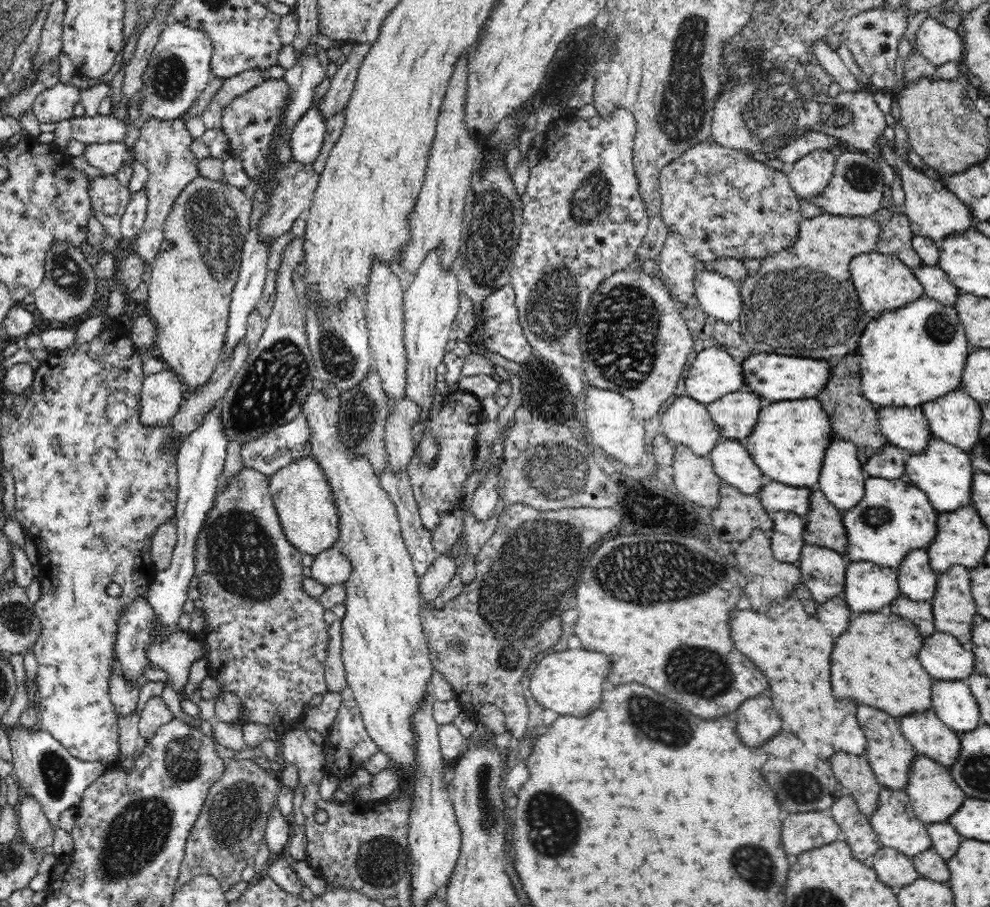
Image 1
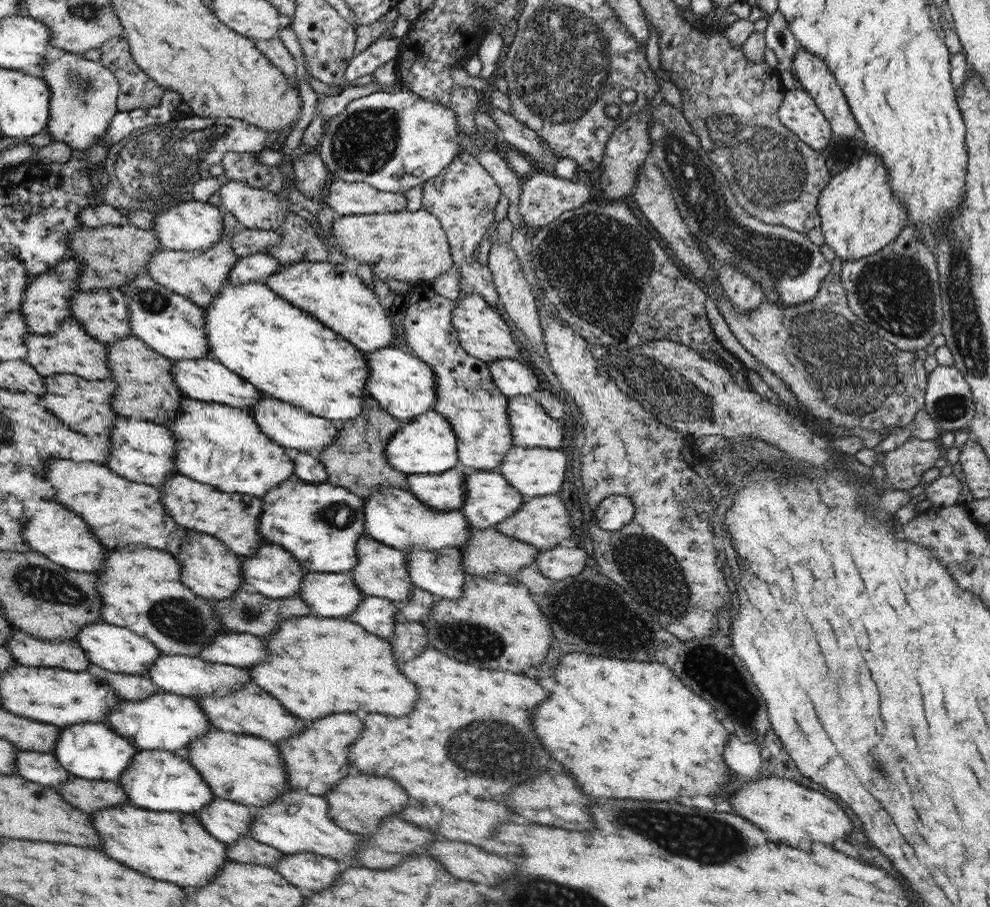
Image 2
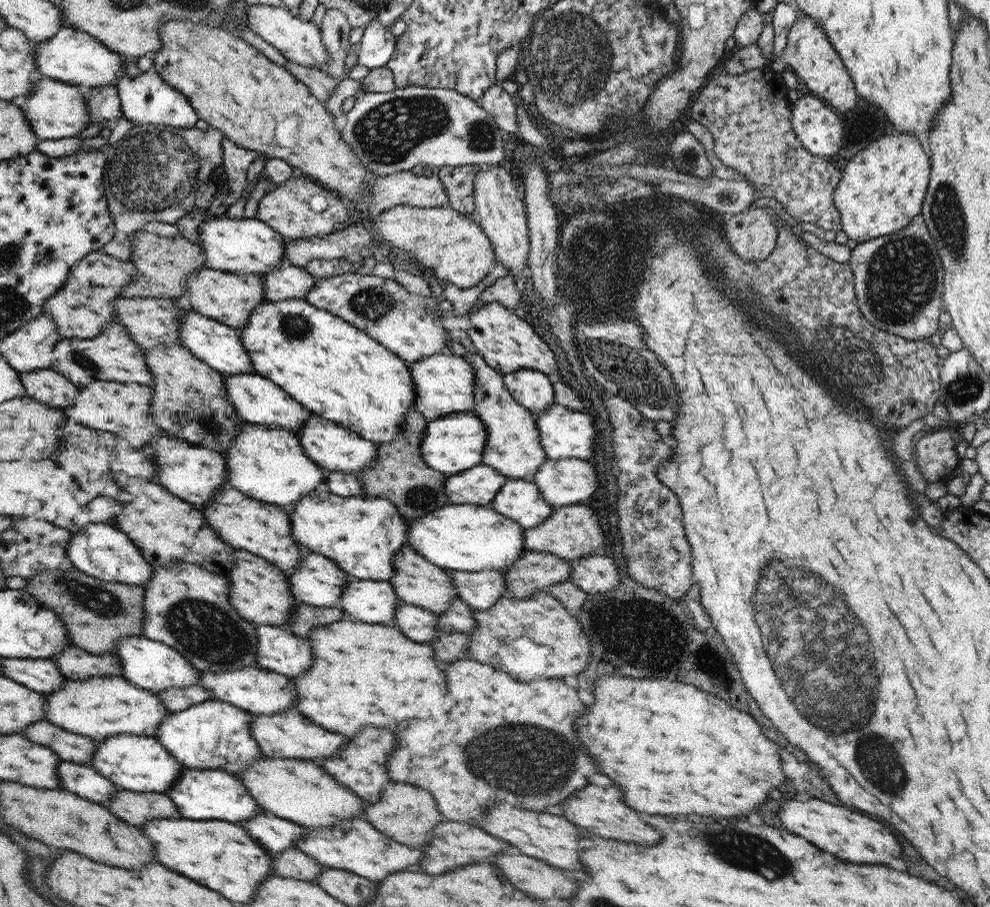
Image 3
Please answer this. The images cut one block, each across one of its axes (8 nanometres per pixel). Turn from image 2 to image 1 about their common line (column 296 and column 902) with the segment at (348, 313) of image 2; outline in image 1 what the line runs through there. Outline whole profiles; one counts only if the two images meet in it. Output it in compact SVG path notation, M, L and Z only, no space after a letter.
M877 250L860 253L850 260L848 272L854 283L862 310L869 319L877 318L886 310L902 308L902 306L925 296L924 287L916 279L913 270L894 255L882 254Z

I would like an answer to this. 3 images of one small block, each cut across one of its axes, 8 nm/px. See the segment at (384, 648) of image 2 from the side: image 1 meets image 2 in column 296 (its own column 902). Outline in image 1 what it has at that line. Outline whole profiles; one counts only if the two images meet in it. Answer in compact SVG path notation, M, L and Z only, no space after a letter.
M885 611L854 614L852 618L850 628L836 640L832 650L834 696L852 696L897 718L933 709L932 684L936 679L928 676L920 660L916 660L922 648L922 636L916 632L916 625Z

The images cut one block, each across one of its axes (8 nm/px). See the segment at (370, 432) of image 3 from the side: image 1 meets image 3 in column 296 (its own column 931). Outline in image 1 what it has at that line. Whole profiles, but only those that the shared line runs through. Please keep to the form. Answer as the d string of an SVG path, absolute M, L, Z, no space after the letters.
M922 296L902 308L882 312L877 318L869 319L865 325L856 349L860 357L861 390L878 407L920 407L920 404L936 400L946 392L961 389L960 378L970 351L971 346L968 344L968 337L964 336L964 325L960 323L956 309Z

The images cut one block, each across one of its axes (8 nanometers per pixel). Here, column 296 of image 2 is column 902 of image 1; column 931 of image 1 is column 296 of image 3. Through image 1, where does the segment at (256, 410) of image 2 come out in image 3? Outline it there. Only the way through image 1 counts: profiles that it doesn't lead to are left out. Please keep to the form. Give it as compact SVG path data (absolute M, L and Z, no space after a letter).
M313 415L304 421L303 428L300 428L294 435L302 445L306 456L310 457L320 468L330 472L350 473L358 476L364 468L369 468L375 462L377 444L360 437L359 433L343 428L342 425L336 424L336 421Z

